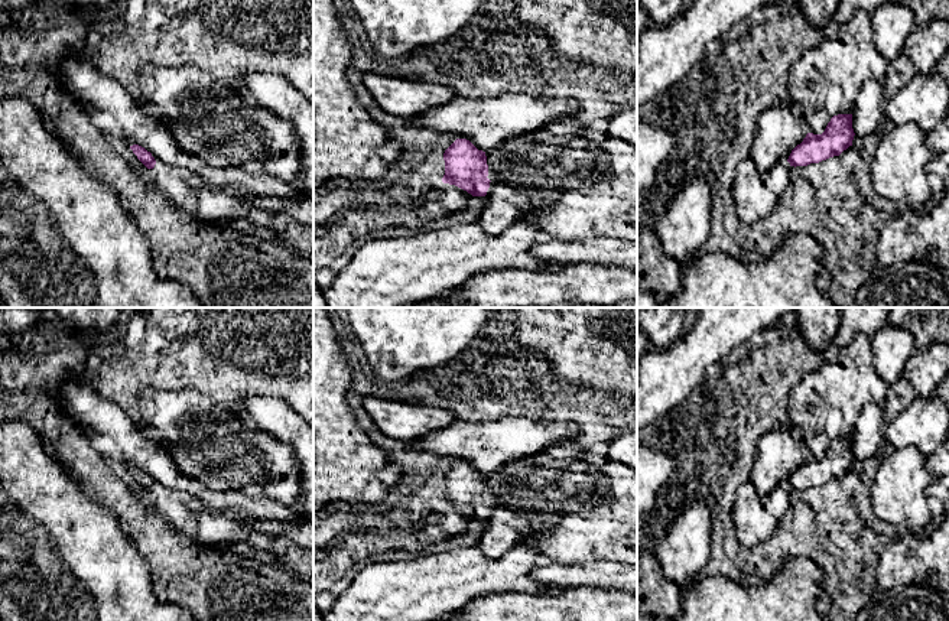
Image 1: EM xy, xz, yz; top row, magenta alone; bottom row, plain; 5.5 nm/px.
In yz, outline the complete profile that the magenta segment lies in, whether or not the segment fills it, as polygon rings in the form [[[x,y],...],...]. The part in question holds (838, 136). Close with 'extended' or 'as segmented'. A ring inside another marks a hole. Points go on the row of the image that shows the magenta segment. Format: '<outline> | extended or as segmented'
[[[852,114],[833,116],[822,134],[807,133],[792,150],[787,162],[796,168],[839,156],[852,146],[854,136]]] | as segmented

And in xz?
[[[456,139],[443,153],[443,183],[455,185],[472,196],[485,196],[490,188],[485,152],[469,140]]] | as segmented

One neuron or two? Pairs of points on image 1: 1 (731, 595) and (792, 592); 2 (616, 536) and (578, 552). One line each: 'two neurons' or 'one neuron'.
1: one neuron
2: one neuron

